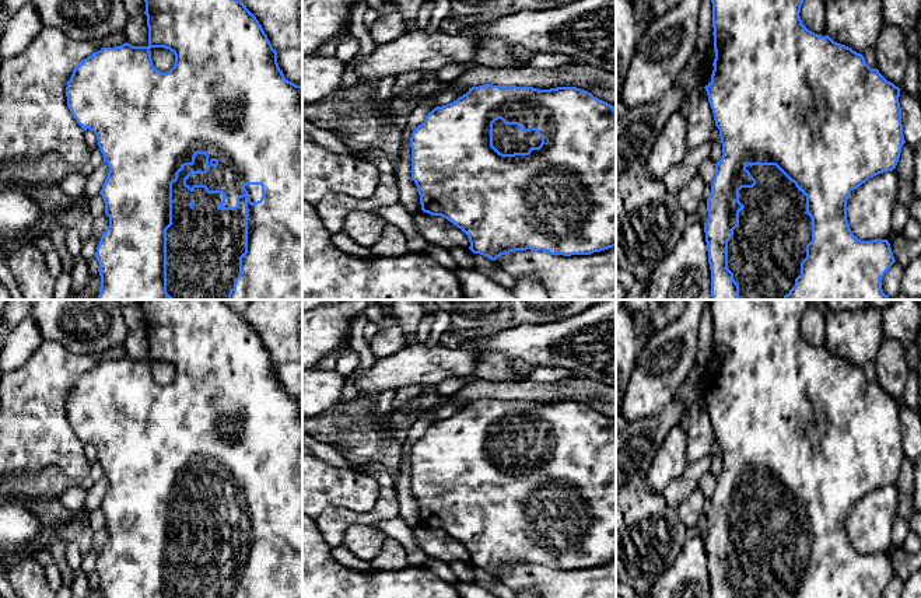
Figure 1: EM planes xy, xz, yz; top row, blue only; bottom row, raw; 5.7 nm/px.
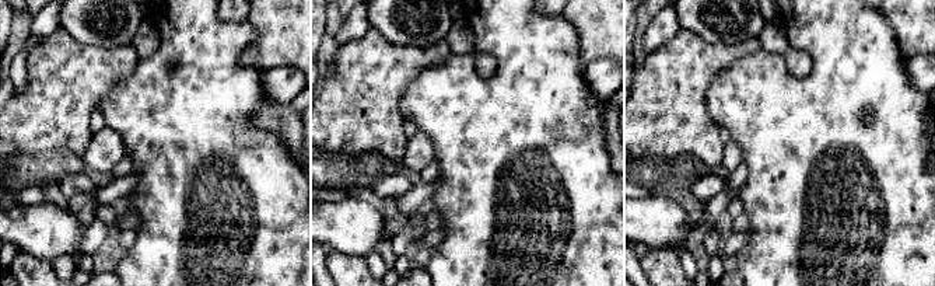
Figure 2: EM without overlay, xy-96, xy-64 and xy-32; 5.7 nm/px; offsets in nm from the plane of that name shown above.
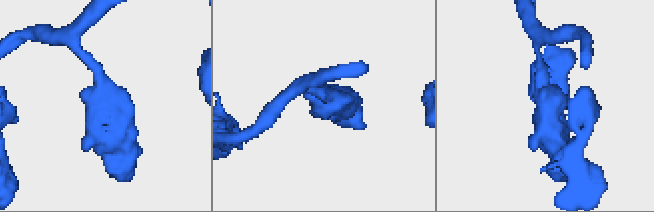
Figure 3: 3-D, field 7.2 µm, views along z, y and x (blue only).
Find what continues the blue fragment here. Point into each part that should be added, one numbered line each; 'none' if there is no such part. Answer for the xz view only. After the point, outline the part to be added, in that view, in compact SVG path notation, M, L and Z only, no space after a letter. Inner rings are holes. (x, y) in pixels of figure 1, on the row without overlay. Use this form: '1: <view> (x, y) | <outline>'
1: xz (507, 453) | M501 433L493 437L493 459L502 468L528 466L540 457L536 444L521 445L518 438L505 438Z

